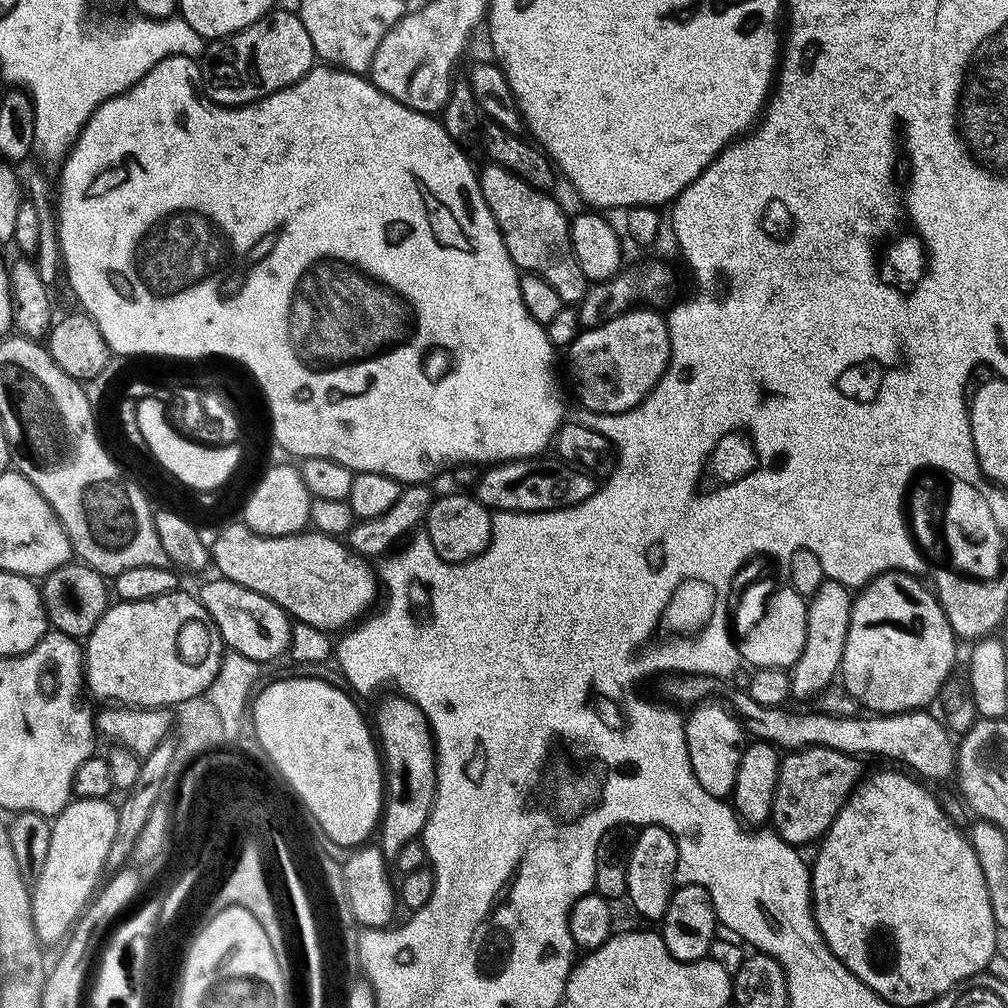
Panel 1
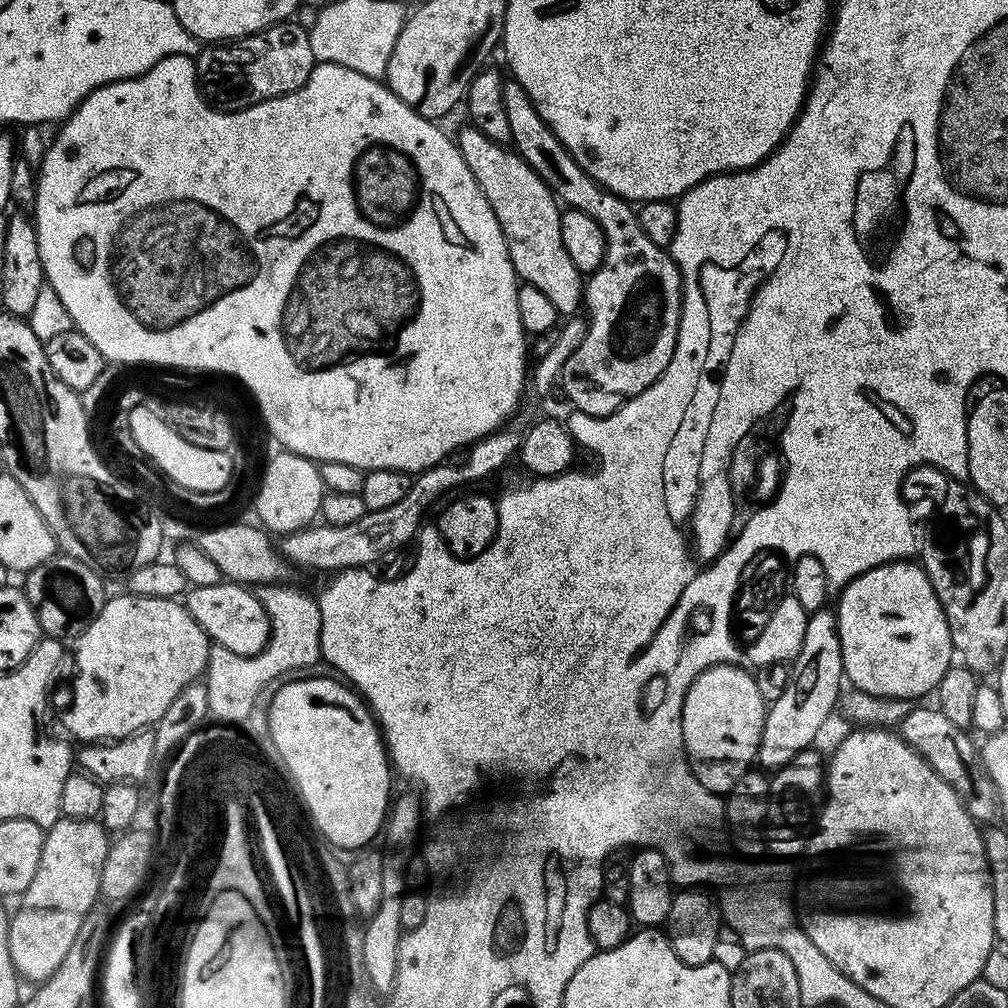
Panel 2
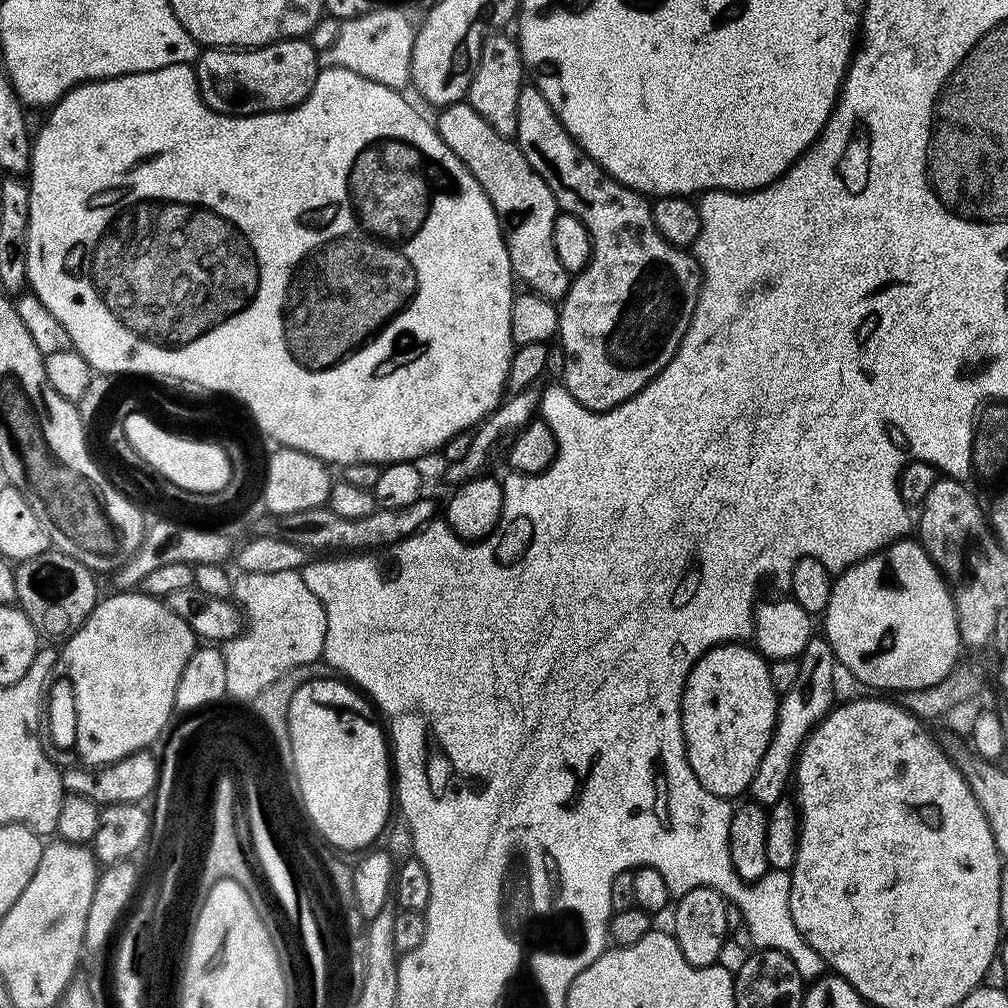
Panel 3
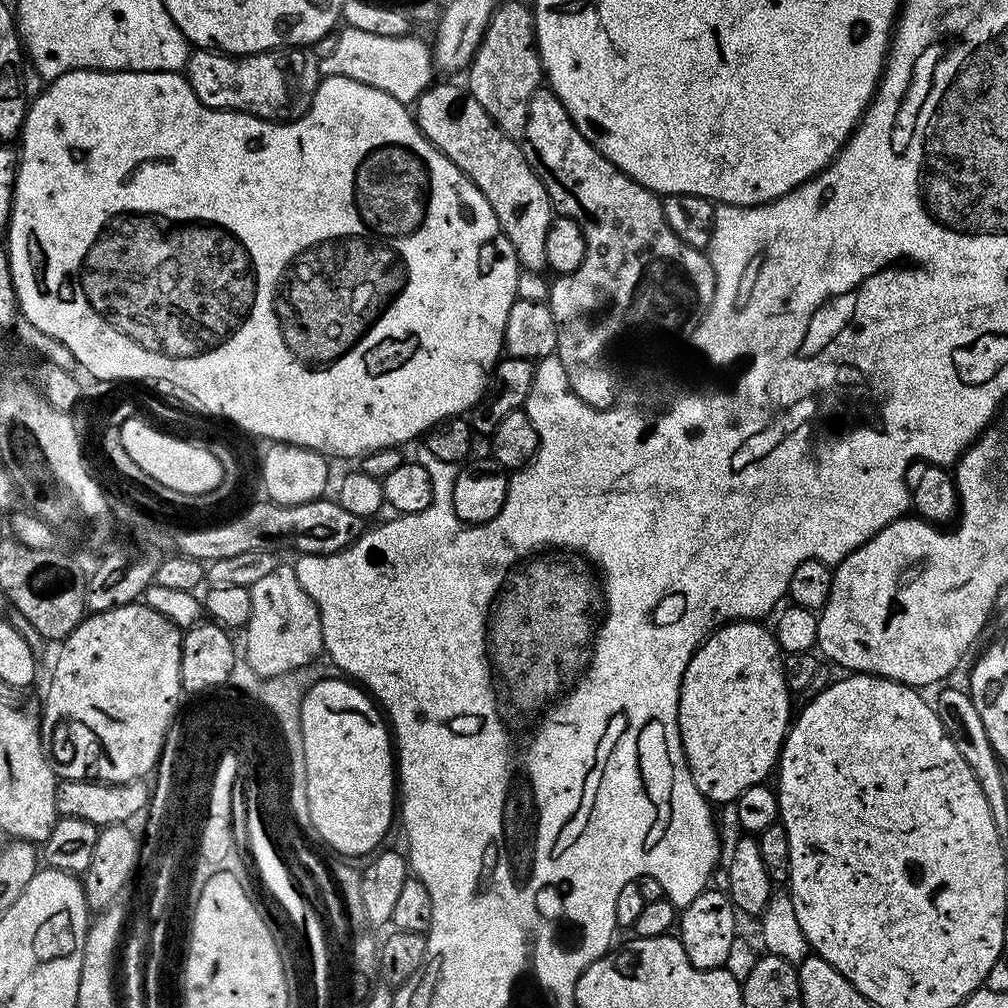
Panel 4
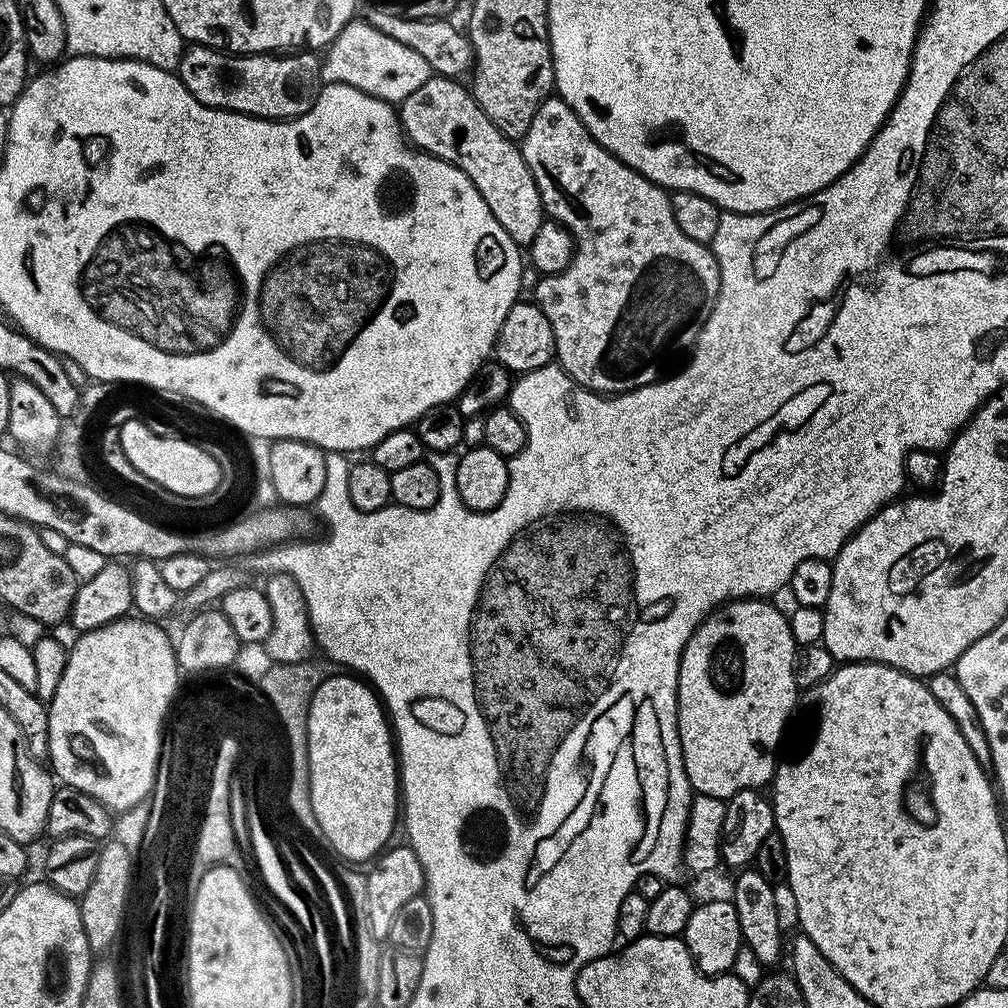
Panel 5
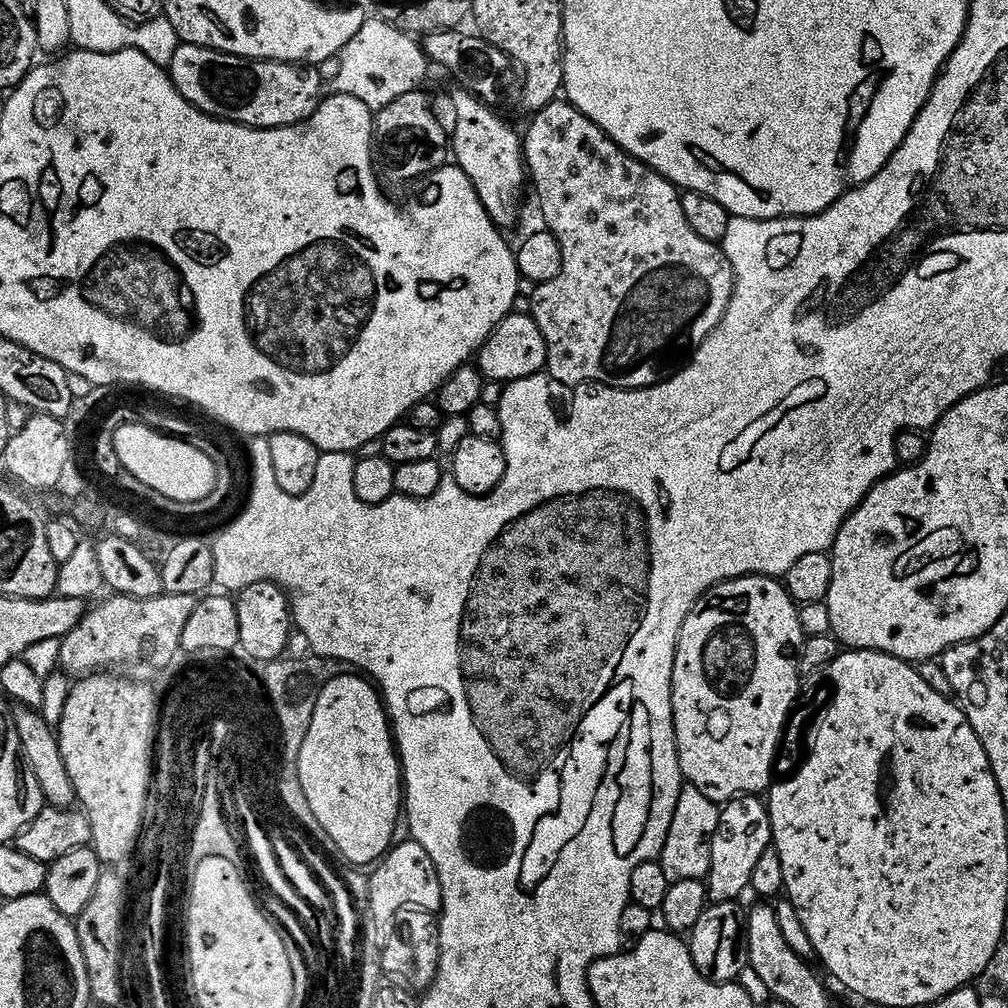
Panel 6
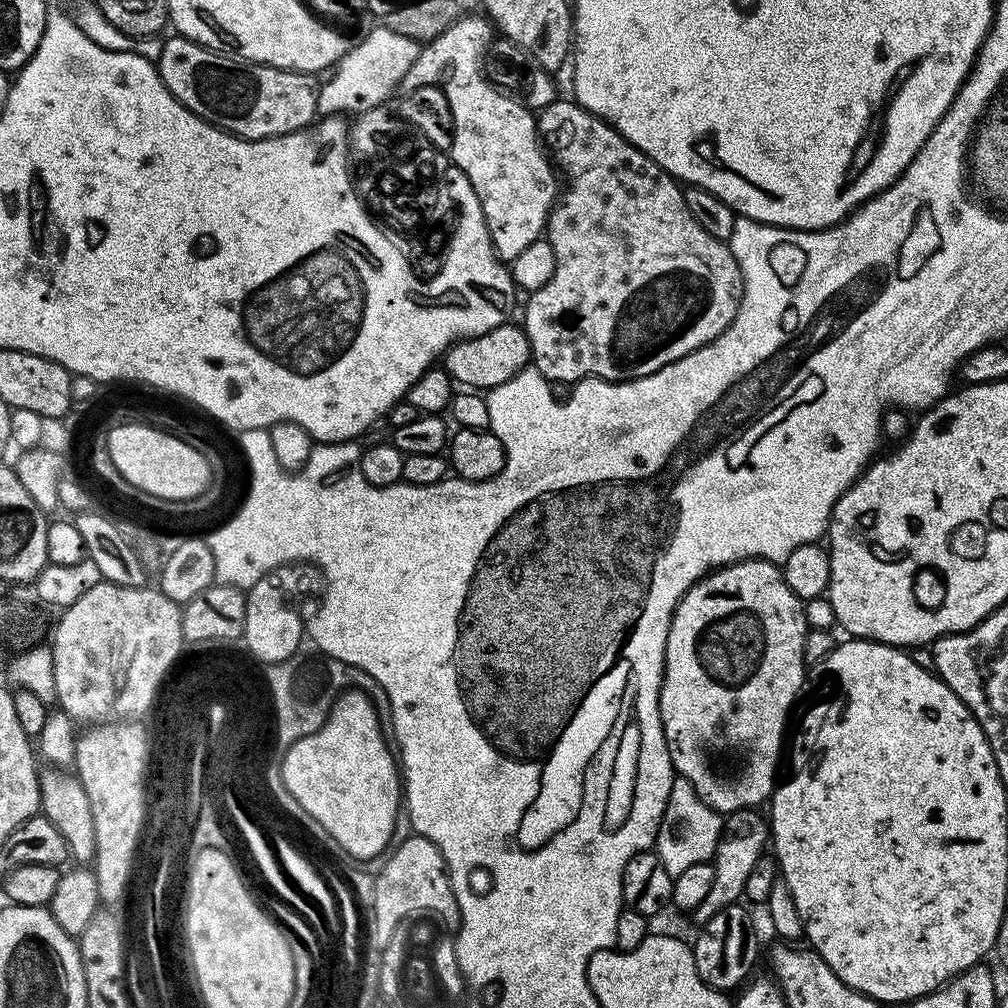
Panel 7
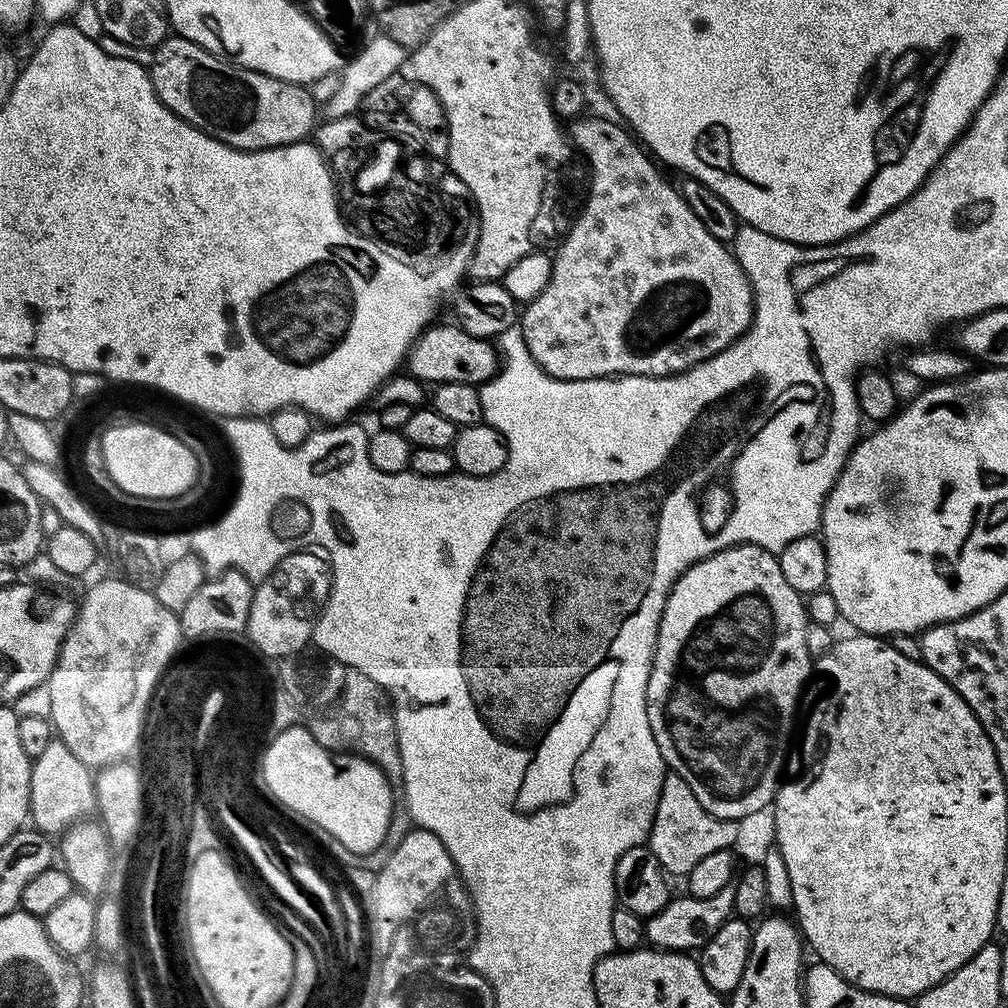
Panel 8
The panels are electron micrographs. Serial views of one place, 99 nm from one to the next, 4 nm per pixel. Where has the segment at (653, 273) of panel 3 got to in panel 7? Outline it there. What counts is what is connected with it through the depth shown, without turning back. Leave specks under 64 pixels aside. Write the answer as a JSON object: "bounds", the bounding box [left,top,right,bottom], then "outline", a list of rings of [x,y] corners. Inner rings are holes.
{"bounds":[522,98,744,386],"outline":[[[557,98],[544,108],[539,109],[536,116],[536,130],[562,176],[562,171],[564,171],[564,176],[568,179],[568,189],[565,192],[563,189],[559,193],[552,211],[548,214],[546,225],[546,238],[554,250],[554,258],[556,259],[554,278],[550,278],[550,282],[546,282],[546,286],[531,293],[527,297],[528,305],[524,308],[522,327],[530,342],[531,367],[557,385],[560,383],[572,386],[589,378],[613,382],[637,380],[639,376],[649,376],[662,370],[662,366],[670,366],[670,362],[678,362],[678,358],[686,358],[686,354],[706,346],[728,329],[734,322],[734,318],[738,314],[740,300],[744,297],[744,279],[740,273],[740,267],[734,258],[731,247],[725,241],[706,234],[706,230],[702,230],[702,226],[698,226],[698,222],[694,222],[694,214],[690,214],[684,201],[684,188],[673,180],[672,175],[666,170],[662,170],[662,166],[658,166],[658,162],[654,162],[649,156],[642,154],[642,150],[638,150],[633,144],[626,142],[626,138],[622,138],[622,134],[618,134],[618,130],[607,124],[601,116],[595,116],[593,112],[586,111],[572,98],[568,98],[568,100]]]}

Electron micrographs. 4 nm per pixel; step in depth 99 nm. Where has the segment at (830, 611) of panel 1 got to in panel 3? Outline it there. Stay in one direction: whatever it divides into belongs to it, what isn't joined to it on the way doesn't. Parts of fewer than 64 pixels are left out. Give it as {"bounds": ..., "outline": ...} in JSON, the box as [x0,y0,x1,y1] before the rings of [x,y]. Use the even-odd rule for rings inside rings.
{"bounds":[747,634,838,806],"outline":[[[814,634],[810,638],[810,642],[806,642],[806,650],[798,658],[800,665],[798,666],[798,679],[795,680],[794,686],[790,686],[790,690],[786,690],[779,697],[778,707],[776,709],[776,725],[772,731],[770,738],[770,746],[766,750],[766,754],[762,754],[762,762],[758,762],[758,770],[754,774],[754,778],[750,782],[747,795],[751,797],[755,803],[761,806],[771,806],[785,799],[787,790],[790,788],[790,781],[794,776],[796,766],[796,757],[800,754],[800,747],[808,739],[808,735],[812,733],[812,729],[832,711],[834,707],[834,699],[832,700],[832,691],[836,688],[836,668],[838,672],[838,661],[836,655],[832,653],[830,642],[820,634]]]}

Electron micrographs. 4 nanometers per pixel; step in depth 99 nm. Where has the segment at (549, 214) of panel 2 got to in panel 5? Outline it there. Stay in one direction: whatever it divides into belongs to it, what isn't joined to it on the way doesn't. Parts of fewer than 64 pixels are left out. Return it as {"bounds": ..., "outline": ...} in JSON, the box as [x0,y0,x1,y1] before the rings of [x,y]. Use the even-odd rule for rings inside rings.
{"bounds":[400,74,546,246],"outline":[[[433,74],[410,98],[400,101],[400,126],[405,137],[421,152],[450,162],[470,178],[486,206],[490,206],[490,214],[498,218],[502,230],[510,234],[517,246],[530,245],[546,219],[534,174],[530,174],[530,166],[526,166],[517,141],[506,138],[506,134],[482,114],[482,106],[478,106],[471,91],[460,84],[463,83],[451,76]]]}

